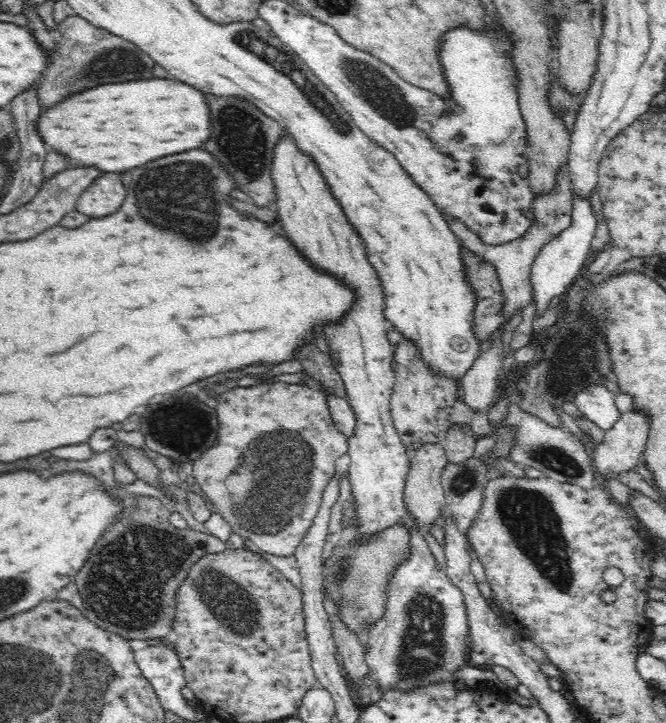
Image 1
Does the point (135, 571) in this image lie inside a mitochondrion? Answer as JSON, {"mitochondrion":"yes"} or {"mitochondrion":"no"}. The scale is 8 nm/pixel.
{"mitochondrion":"yes"}

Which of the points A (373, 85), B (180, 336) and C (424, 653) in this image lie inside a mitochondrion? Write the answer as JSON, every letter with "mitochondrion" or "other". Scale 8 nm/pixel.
{"A":"mitochondrion","B":"other","C":"mitochondrion"}

